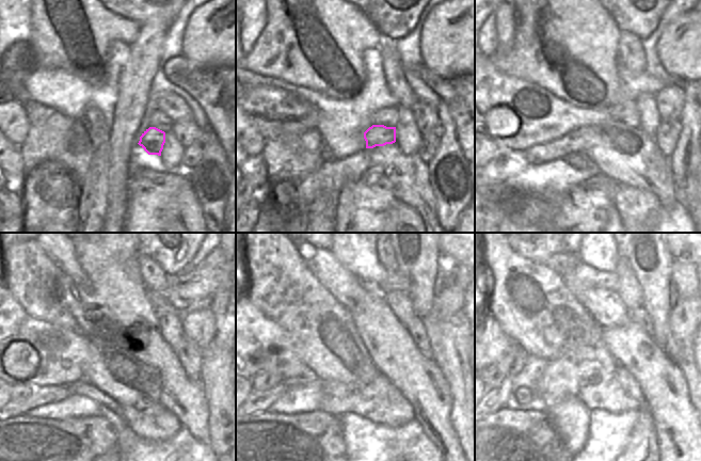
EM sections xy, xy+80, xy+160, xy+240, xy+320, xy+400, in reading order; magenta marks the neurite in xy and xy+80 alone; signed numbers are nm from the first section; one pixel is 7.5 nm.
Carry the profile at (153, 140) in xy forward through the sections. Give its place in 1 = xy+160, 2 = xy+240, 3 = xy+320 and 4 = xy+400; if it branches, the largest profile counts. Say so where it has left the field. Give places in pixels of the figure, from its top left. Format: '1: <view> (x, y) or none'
1: xy+160 (579, 141)
2: xy+240 (47, 394)
3: xy+320 (257, 401)
4: xy+400 (496, 397)

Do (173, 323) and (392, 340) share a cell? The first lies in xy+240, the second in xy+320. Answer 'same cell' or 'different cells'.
different cells

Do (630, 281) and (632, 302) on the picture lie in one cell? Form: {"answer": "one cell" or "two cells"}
{"answer": "one cell"}

